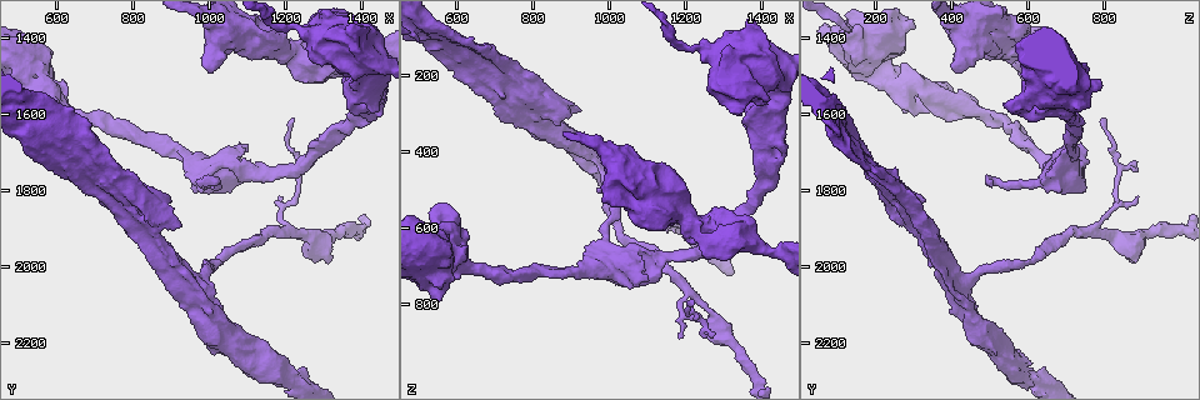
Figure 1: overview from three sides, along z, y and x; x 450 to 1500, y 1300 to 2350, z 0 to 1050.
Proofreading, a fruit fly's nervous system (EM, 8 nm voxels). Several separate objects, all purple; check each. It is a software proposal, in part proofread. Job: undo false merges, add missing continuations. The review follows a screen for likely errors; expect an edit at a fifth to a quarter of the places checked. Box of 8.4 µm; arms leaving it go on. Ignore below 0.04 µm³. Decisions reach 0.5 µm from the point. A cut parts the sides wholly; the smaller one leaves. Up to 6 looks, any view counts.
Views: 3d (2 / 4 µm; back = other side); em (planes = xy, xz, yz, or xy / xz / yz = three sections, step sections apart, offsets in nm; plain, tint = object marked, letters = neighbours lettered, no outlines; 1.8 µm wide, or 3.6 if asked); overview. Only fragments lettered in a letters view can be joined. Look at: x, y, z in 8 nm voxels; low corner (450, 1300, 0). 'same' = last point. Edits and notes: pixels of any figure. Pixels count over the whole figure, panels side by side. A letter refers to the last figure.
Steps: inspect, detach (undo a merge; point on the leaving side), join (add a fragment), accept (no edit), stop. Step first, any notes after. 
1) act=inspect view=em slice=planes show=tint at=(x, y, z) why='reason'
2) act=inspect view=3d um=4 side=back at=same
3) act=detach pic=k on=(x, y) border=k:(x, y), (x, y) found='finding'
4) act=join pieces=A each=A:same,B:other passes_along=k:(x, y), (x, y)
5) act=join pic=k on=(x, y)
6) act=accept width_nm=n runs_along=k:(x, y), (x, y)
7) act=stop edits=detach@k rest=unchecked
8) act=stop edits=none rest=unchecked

act=inspect view=3d um=4 at=(1405, 1580, 435) why='sudden change in width'

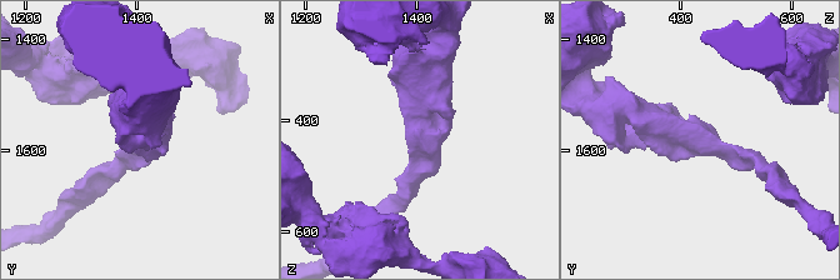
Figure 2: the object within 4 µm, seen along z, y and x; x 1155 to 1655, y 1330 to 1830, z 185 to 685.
act=inspect view=em um=3.6 slice=planes show=letters at=(1415, 1580, 435) arm_widths_nm=200,500 why='now the EM'

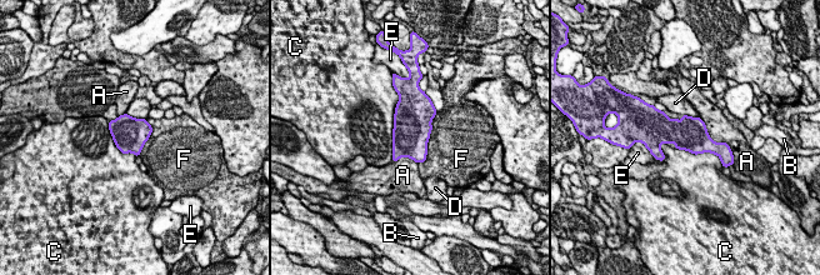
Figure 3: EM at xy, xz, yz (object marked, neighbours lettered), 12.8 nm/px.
act=accept width_nm=440 each=A:other,B:other,C:other,D:other,E:other,F:other found='all the same cell'

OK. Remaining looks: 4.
act=inspect view=3d um=4 at=(1000, 1750, 710) why='a fork'

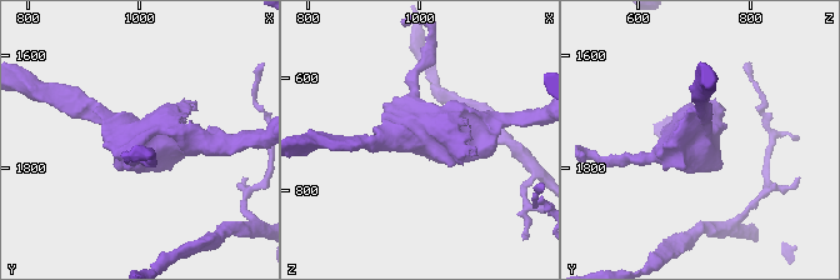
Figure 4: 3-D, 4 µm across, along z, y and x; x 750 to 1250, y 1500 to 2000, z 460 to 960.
act=inspect view=em slice=yz step=16 show=tint at=(1005, 1750, 710) why='need the tissue'

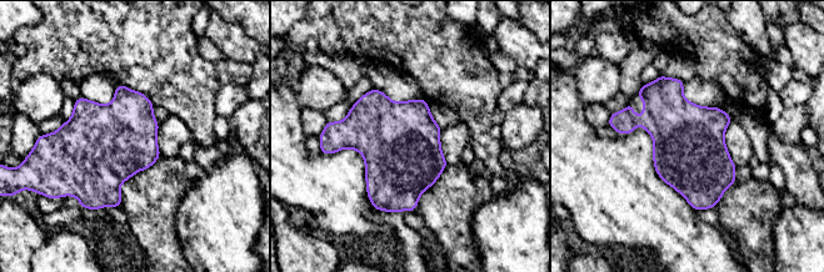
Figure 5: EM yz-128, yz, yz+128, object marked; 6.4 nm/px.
act=inspect view=em slice=planes show=letters at=same

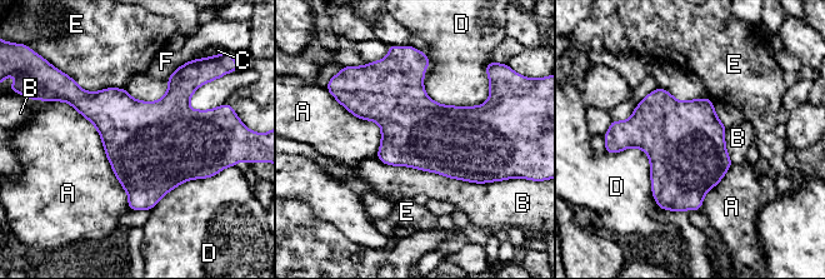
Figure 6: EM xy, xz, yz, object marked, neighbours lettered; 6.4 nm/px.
act=accept each=A:other,B:other,C:other,D:other,E:other,F:other border=6:(378, 158), (451, 178), (491, 182) found='one cell here'

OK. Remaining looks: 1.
act=stop edits=none rest=unchecked

